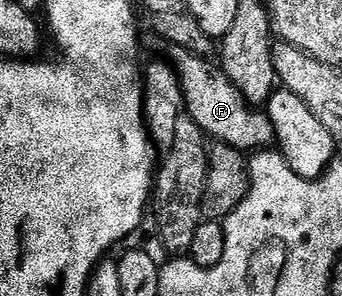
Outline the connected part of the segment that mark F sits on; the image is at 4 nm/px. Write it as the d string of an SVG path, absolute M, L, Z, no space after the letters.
M171 46L167 51L167 59L176 69L184 91L186 115L198 122L205 137L228 144L245 154L267 149L273 143L274 133L267 111L257 110L249 104L219 63L203 56L195 56L190 50L182 50L182 46Z

